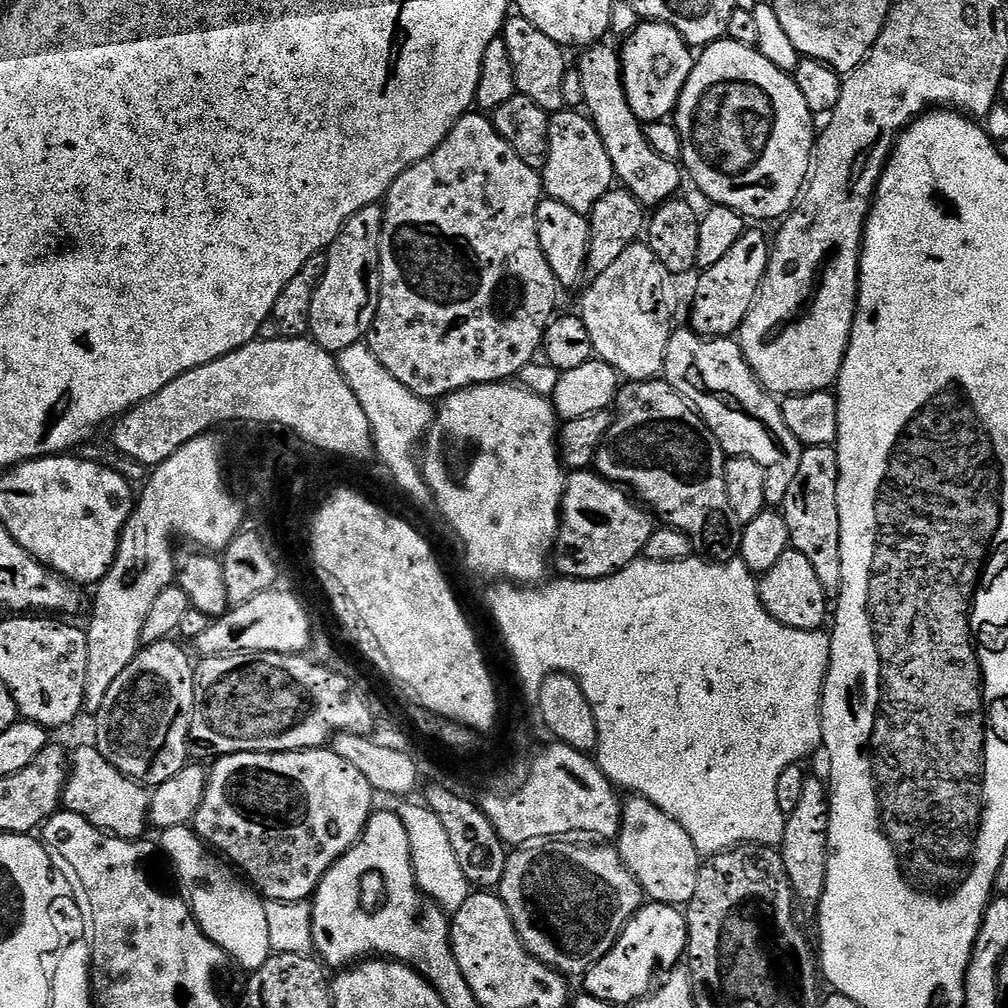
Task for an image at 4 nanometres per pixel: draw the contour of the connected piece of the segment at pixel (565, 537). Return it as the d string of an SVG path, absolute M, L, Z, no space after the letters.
M572 470L567 473L564 497L560 503L560 527L556 534L561 577L600 580L604 576L613 576L638 559L653 531L654 523L652 524L651 518L626 493L611 488L602 477L595 476L592 470Z

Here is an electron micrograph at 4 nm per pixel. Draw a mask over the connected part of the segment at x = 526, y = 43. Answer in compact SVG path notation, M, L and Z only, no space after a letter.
M519 14L509 15L504 21L502 39L504 50L512 62L517 93L530 98L530 102L538 102L538 106L542 106L542 110L550 114L565 111L564 79L568 76L568 60L564 57L564 45L554 42L554 38L547 34L542 34L542 30L534 26L534 22Z

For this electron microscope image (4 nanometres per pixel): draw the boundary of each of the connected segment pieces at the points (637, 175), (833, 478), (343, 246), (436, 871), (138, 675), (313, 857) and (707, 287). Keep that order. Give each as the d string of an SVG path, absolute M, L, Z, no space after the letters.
M601 42L589 47L580 60L580 92L591 124L596 127L606 150L610 154L615 179L622 183L623 191L632 195L645 209L655 210L677 195L680 188L682 168L675 160L667 160L650 146L644 133L644 124L630 110L630 102L624 89L622 56L619 51L607 48Z
M805 447L798 474L794 474L794 482L790 482L790 490L782 505L782 515L788 527L791 547L810 558L826 590L836 590L840 587L840 515L836 497L839 481L840 471L835 447Z
M363 208L357 216L351 216L336 241L327 249L328 269L310 296L310 336L330 353L343 354L355 348L372 331L372 323L376 321L376 311L380 305L380 235L383 232L384 208Z
M412 802L401 803L404 805L398 808L398 815L402 826L406 826L406 834L410 838L412 865L420 891L435 904L439 904L445 912L454 914L462 906L462 902L466 902L470 894L470 885L466 874L462 874L462 866L458 866L458 854L454 854L448 827L427 803L408 803Z
M171 639L141 647L134 662L114 678L106 698L95 713L94 747L130 779L145 786L170 782L178 770L188 767L188 744L196 705L196 669Z
M328 746L311 748L301 752L239 752L233 756L220 756L217 761L217 764L212 768L212 772L210 768L207 773L208 789L205 790L202 806L196 811L194 817L196 835L205 844L215 849L221 857L231 861L247 877L251 887L255 888L265 901L279 900L282 903L307 901L315 893L316 887L320 884L320 879L334 866L334 862L343 858L360 841L360 835L364 833L364 827L368 824L368 820L372 817L374 811L374 805L372 805L374 790L370 786L370 782L364 777L362 770L350 766L350 762L346 762L346 758L338 758L338 754Z
M745 231L730 254L714 266L703 269L696 284L696 297L692 300L692 324L699 335L705 338L728 338L739 333L740 325L758 299L762 281L768 270L770 244L760 232Z

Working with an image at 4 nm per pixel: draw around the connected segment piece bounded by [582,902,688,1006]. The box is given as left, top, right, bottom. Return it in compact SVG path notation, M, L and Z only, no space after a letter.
M645 903L644 907L638 909L634 918L630 918L628 925L622 930L618 942L596 963L593 968L588 969L582 977L584 983L583 991L594 998L602 998L602 1002L610 1002L614 1006L620 1004L635 1005L637 1000L644 999L653 991L654 983L652 979L656 976L656 967L661 964L662 967L672 970L677 967L676 964L681 959L685 959L688 950L688 918L687 915L675 904L653 904Z

